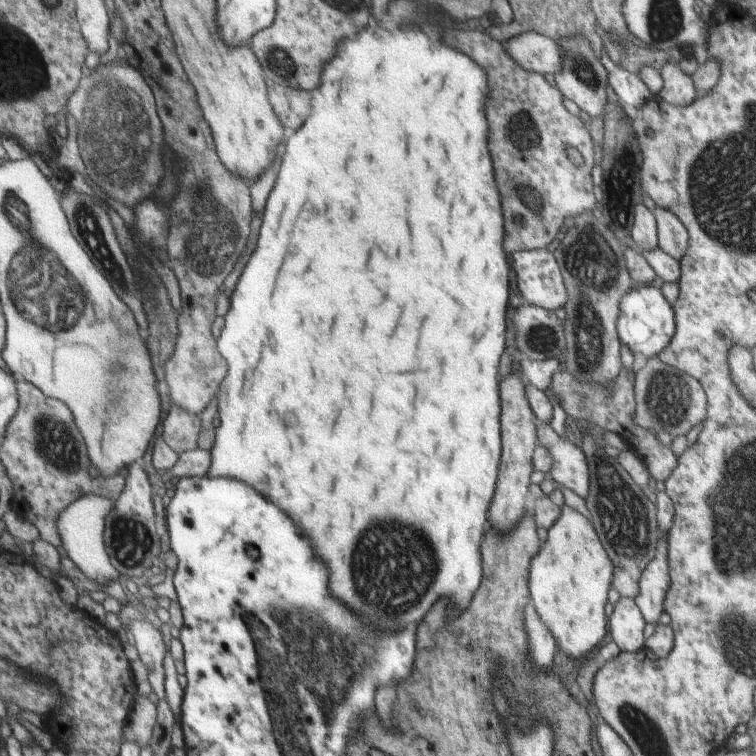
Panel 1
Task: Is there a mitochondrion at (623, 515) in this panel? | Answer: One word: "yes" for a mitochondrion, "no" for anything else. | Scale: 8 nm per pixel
yes

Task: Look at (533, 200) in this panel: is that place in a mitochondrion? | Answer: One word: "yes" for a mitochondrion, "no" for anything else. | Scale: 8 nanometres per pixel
yes

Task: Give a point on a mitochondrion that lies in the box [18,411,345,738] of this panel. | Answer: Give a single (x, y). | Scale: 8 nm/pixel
(131, 540)

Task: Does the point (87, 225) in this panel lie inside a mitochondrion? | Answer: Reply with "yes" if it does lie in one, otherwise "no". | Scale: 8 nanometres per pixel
yes

